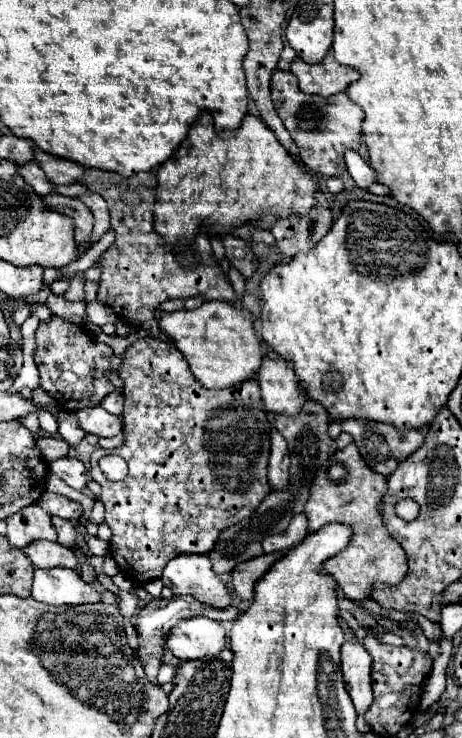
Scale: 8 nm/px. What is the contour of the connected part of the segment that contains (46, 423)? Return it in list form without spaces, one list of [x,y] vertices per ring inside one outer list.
[[[38,410],[38,414],[40,414],[40,428],[48,434],[56,434],[58,432],[56,418],[50,412],[44,412],[44,410]]]

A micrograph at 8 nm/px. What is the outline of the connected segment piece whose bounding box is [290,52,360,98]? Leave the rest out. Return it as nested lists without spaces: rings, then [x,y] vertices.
[[[328,52],[326,58],[318,64],[306,64],[302,58],[294,58],[290,72],[298,78],[302,92],[326,98],[338,92],[346,92],[348,84],[360,78],[360,74],[354,68],[336,62],[332,52]]]

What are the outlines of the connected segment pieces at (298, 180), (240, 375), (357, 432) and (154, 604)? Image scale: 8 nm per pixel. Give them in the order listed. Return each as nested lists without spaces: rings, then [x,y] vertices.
[[[202,112],[200,120],[190,128],[188,138],[174,152],[166,164],[158,168],[158,188],[154,204],[154,230],[166,240],[168,246],[196,238],[202,230],[208,236],[228,234],[232,228],[240,228],[248,222],[260,220],[266,214],[278,218],[306,216],[314,206],[314,192],[318,190],[318,178],[310,176],[302,166],[298,166],[290,154],[276,140],[274,132],[256,116],[248,114],[238,130],[216,132],[212,126],[212,114]]]
[[[208,300],[196,310],[164,312],[158,320],[160,332],[164,332],[172,340],[174,348],[182,352],[190,372],[204,388],[228,388],[252,378],[252,374],[258,372],[264,346],[256,338],[252,324],[254,320],[248,310],[222,300]]]
[[[350,418],[350,420],[342,422],[342,430],[354,438],[354,444],[358,446],[360,456],[370,466],[370,470],[374,470],[386,478],[396,470],[396,466],[402,460],[406,460],[412,452],[416,452],[424,442],[422,430],[396,430],[394,426],[382,424],[382,422],[368,422],[368,420],[352,420]]]
[[[172,596],[168,600],[164,598],[154,598],[150,600],[138,614],[138,640],[140,640],[140,662],[144,666],[144,672],[148,676],[150,682],[158,682],[156,680],[156,674],[158,674],[158,666],[162,664],[162,654],[164,654],[164,640],[166,640],[166,634],[168,630],[184,620],[184,618],[192,618],[192,616],[208,616],[212,620],[236,620],[238,614],[242,612],[240,608],[240,600],[236,600],[236,604],[232,604],[230,608],[226,610],[214,610],[214,608],[204,608],[202,604],[198,604],[194,598],[190,596]]]

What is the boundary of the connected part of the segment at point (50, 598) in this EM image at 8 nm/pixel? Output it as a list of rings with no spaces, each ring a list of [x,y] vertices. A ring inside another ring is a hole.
[[[46,568],[34,570],[32,598],[44,604],[90,604],[100,602],[100,594],[92,584],[86,584],[76,570]]]

